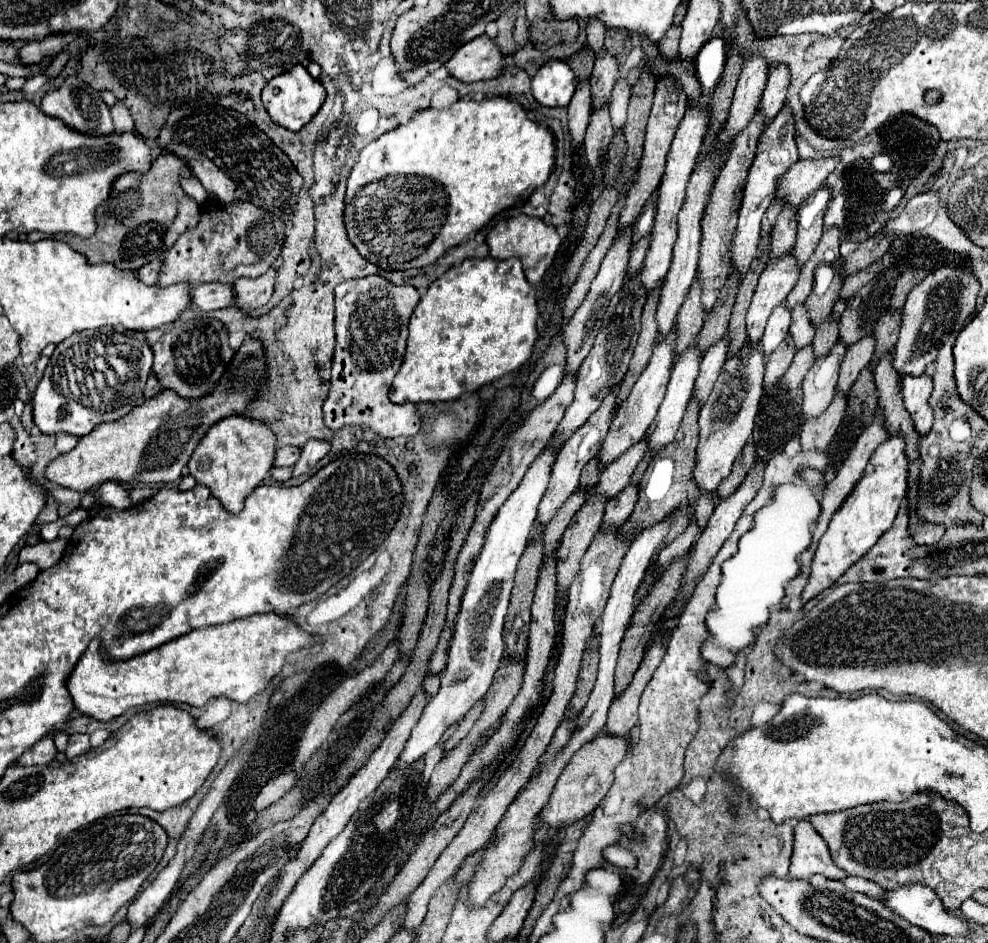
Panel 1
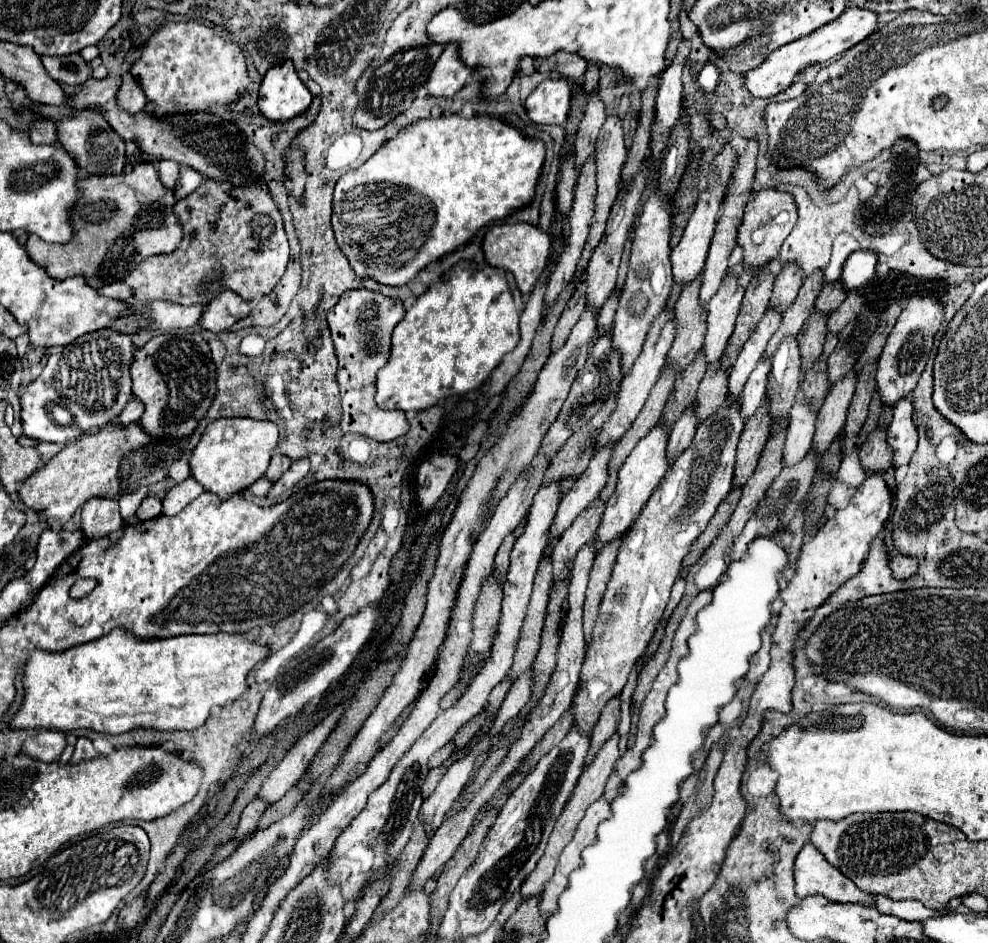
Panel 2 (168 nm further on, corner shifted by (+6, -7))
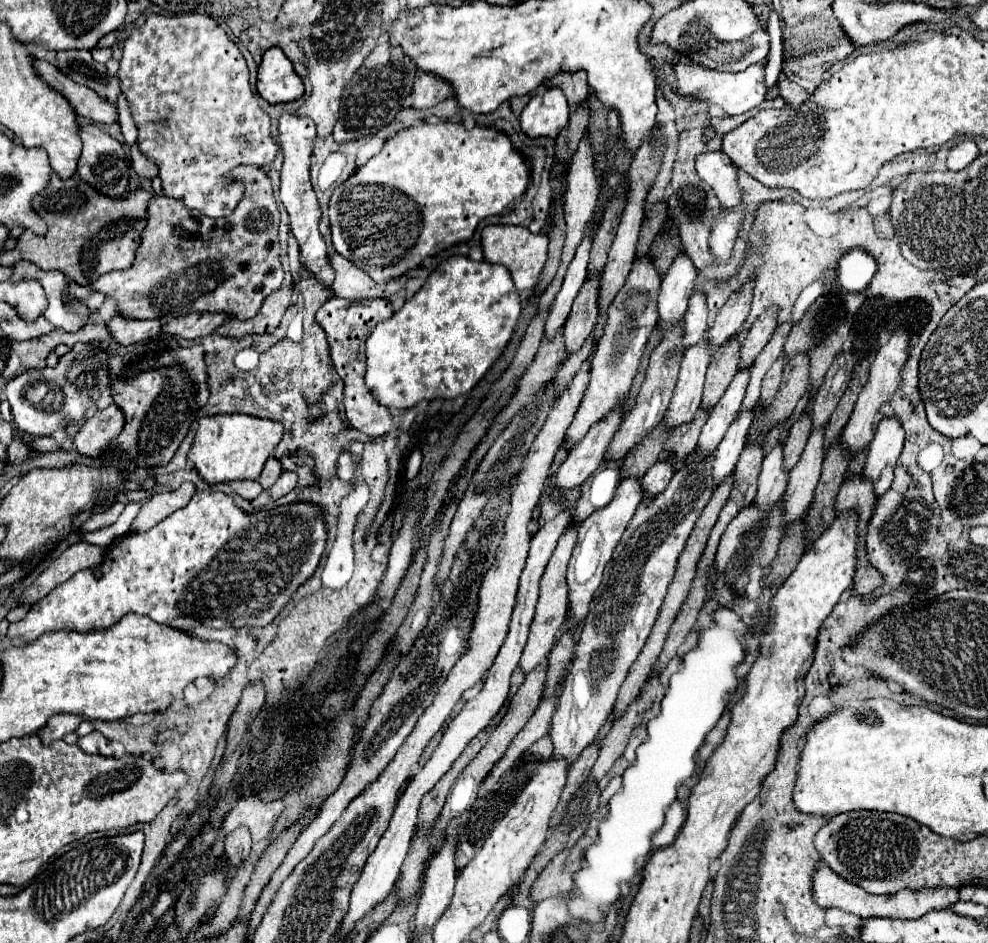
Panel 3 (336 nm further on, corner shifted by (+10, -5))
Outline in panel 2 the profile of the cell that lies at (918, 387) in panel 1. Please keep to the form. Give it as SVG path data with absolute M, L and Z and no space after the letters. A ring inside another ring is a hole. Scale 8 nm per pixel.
M902 399L894 405L894 417L886 433L888 445L894 451L894 467L906 465L918 443L918 431L912 421L912 401Z

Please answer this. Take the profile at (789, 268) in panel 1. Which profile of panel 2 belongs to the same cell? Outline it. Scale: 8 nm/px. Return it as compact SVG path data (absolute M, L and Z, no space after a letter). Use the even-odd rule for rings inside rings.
M766 311L764 317L762 317L762 321L758 323L756 331L752 333L752 337L748 339L748 343L740 351L736 363L734 363L732 371L730 371L730 379L728 379L728 401L730 403L734 403L734 401L740 399L744 383L748 381L748 377L754 371L756 363L762 359L770 337L780 327L780 319L782 319L782 315L768 315L768 311Z

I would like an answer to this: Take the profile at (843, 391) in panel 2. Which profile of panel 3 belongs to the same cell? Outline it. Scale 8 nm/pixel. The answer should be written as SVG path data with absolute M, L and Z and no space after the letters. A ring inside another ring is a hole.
M822 425L820 429L814 429L810 433L804 453L790 473L788 489L782 497L782 501L784 501L784 529L792 521L800 519L808 511L808 505L812 503L814 489L820 479L820 467L824 461L824 431L826 431L826 425Z

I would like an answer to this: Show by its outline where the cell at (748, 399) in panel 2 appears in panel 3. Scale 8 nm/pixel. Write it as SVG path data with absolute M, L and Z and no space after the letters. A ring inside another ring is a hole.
M740 411L738 417L728 427L728 433L724 435L722 443L716 449L716 459L714 459L714 483L716 485L726 475L732 473L732 469L734 469L734 465L746 445L746 437L748 437L752 421L754 421L754 411L752 413Z

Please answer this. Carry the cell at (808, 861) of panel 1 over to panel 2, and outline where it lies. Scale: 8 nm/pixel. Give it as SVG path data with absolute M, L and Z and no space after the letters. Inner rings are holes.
M810 843L798 853L794 865L796 895L824 895L834 903L860 903L872 907L874 897L858 889L848 877L844 877L836 867L832 867L824 855Z

